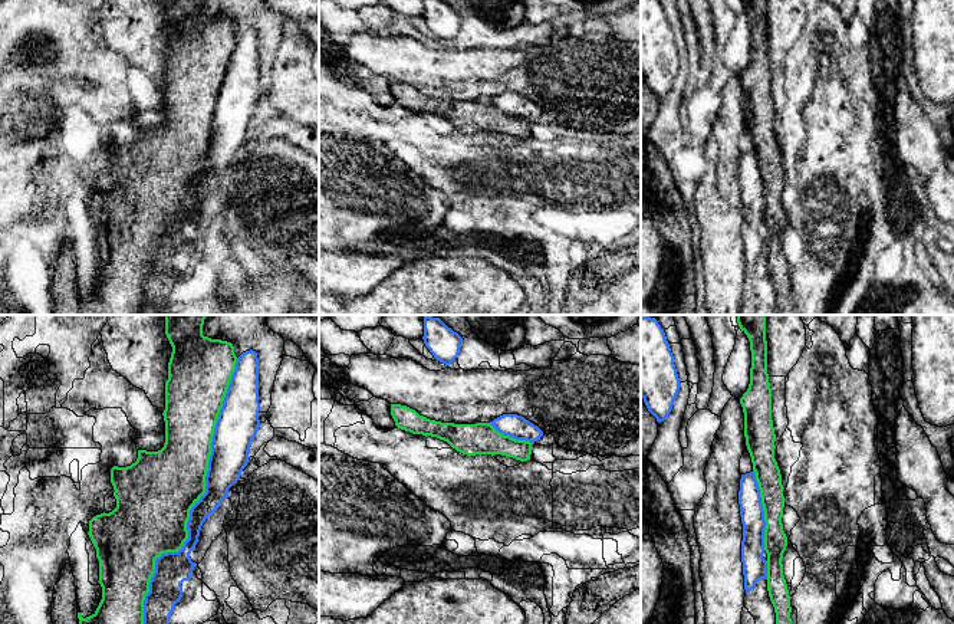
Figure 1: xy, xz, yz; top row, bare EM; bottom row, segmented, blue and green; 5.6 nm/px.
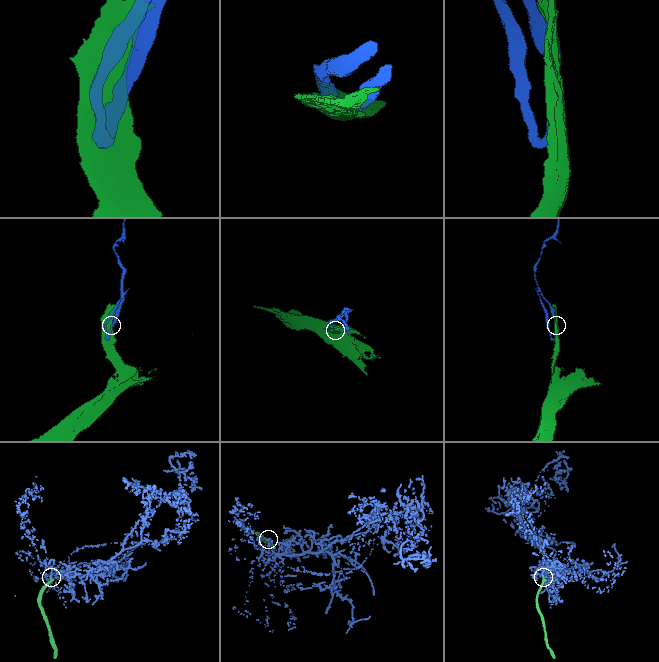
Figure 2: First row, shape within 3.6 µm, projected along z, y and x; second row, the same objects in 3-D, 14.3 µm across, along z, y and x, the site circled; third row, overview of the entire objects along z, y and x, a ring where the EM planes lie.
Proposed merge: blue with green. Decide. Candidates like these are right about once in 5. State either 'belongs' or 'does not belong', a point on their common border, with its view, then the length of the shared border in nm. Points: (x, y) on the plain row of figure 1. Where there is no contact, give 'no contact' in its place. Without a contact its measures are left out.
does not belong; meets blue in xy at (196, 181); contact 1650 nm long

